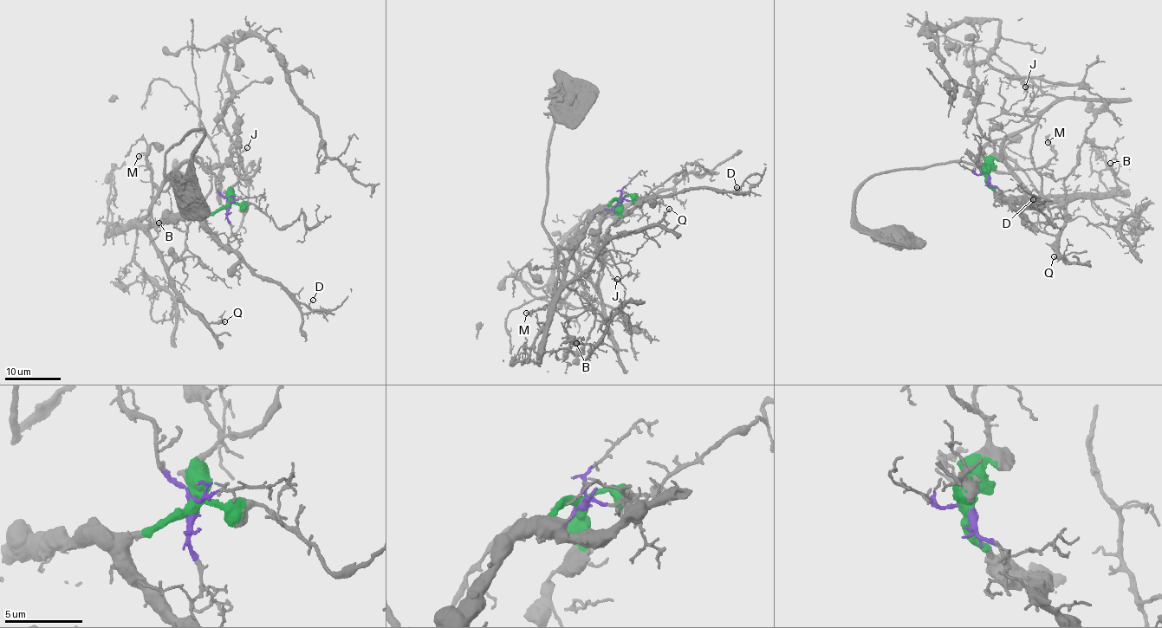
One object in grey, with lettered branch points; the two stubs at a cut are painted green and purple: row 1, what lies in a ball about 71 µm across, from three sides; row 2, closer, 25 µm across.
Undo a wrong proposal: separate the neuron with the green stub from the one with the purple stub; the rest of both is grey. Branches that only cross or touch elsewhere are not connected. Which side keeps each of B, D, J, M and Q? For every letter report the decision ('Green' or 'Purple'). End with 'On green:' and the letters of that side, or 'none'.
B: Green
D: Green
J: Purple
M: Purple
Q: Green
On green: B, D, Q

